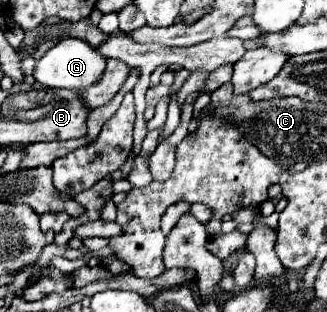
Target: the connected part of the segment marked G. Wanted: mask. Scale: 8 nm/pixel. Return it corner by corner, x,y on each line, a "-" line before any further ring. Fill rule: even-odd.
61,39
55,47
51,47
39,61
35,67
35,79
37,83
45,85
45,87
63,87
63,89
89,89
91,85
95,85
103,71
105,71
105,63
107,59
95,49
91,47
87,41
81,39

